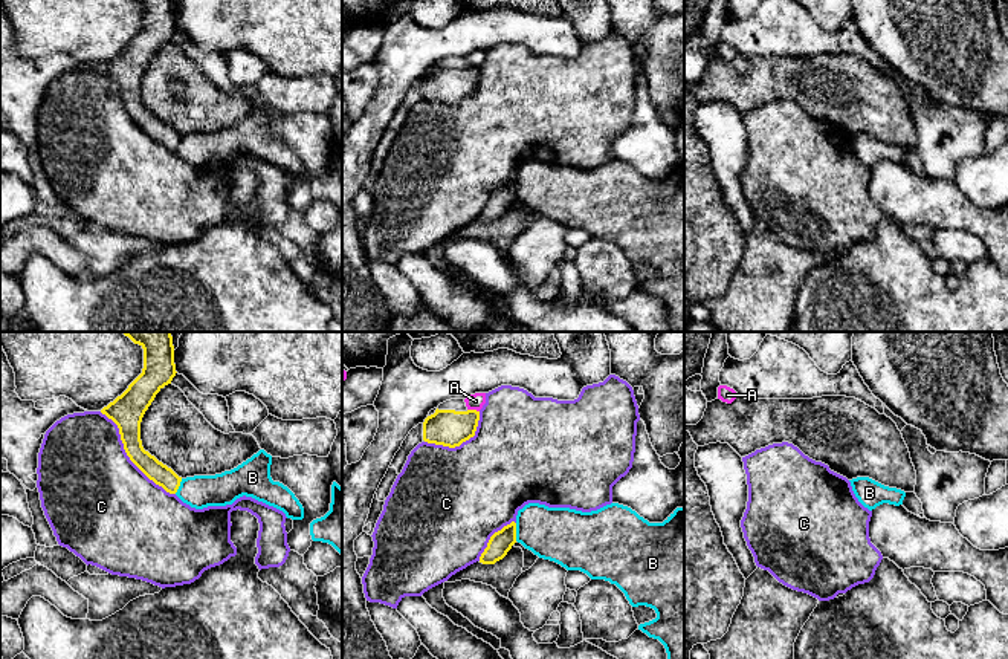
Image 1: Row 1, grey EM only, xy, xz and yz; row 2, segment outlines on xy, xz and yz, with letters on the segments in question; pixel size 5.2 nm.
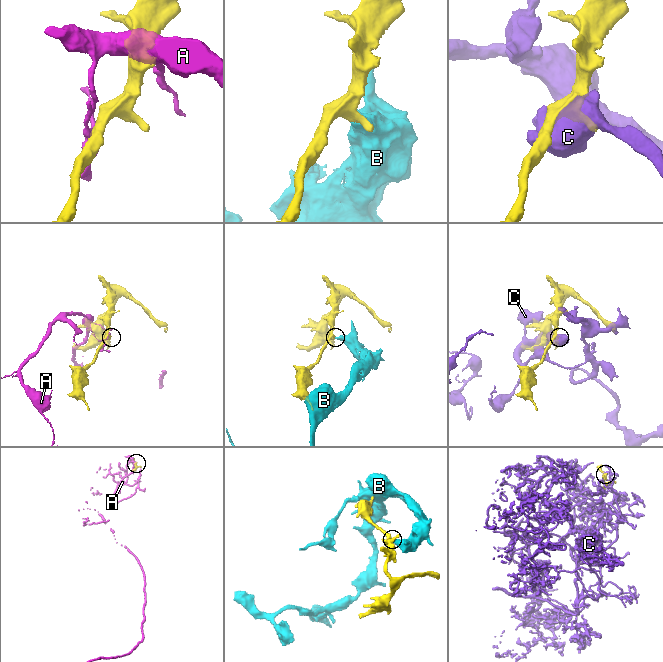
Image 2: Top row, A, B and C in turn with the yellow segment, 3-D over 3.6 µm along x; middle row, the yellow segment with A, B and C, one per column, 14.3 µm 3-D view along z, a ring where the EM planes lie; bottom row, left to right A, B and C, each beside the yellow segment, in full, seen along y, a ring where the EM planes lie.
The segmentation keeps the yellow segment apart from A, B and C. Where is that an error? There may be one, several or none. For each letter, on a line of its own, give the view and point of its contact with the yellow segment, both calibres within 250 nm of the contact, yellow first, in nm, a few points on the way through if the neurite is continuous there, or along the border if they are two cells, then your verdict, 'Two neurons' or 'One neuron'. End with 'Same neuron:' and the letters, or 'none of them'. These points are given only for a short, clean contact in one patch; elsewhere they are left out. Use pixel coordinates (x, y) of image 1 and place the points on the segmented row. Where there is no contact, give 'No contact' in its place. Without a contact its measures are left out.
A: Touches yellow at xz (474, 410). Thickness 190 nm (yellow) against 80 nm. Two neurons
B: Touches yellow at xz (515, 532). Thickness 120 nm (yellow) against 280 nm. Boundary: xz (515, 523), (516, 540). Two neurons
C: Touches yellow at xy (127, 454). Thickness 180 nm (yellow) against 500 nm. Two neurons
Same neuron: none of them

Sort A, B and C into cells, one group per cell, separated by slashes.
A / B / C

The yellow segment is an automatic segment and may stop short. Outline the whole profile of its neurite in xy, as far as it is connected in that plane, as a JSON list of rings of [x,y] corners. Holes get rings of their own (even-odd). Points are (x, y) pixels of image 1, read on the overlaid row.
[[[122,332],[144,349],[142,373],[113,402],[101,410],[121,434],[130,460],[156,485],[176,494],[182,477],[144,450],[141,422],[156,394],[176,376],[171,332]]]

